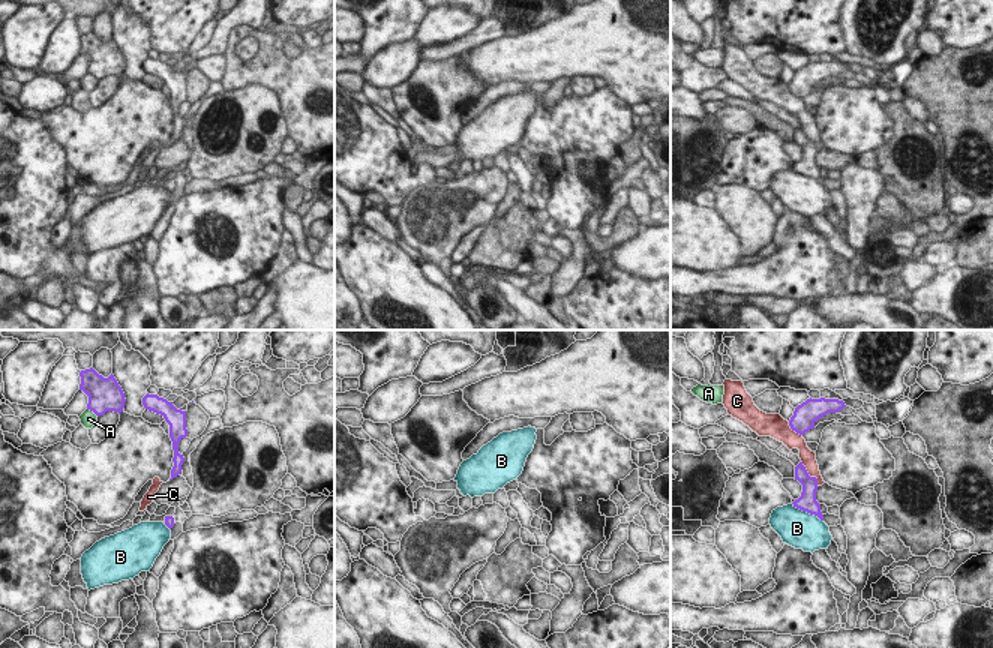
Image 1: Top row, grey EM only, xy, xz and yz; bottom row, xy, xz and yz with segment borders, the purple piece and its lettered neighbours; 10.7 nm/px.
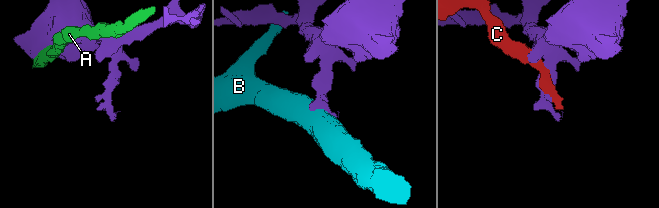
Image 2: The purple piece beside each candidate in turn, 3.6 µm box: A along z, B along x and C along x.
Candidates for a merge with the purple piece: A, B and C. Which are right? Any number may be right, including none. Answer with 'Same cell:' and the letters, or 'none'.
Same cell: none

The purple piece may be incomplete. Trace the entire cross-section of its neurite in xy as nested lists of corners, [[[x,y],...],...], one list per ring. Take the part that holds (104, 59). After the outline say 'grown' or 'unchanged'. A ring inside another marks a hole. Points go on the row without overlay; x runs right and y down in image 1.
[[[93,32],[81,34],[82,54],[88,60],[87,74],[93,75],[98,81],[106,75],[122,76],[124,72],[124,57],[117,44],[111,38],[108,42],[99,39]]]; unchanged

